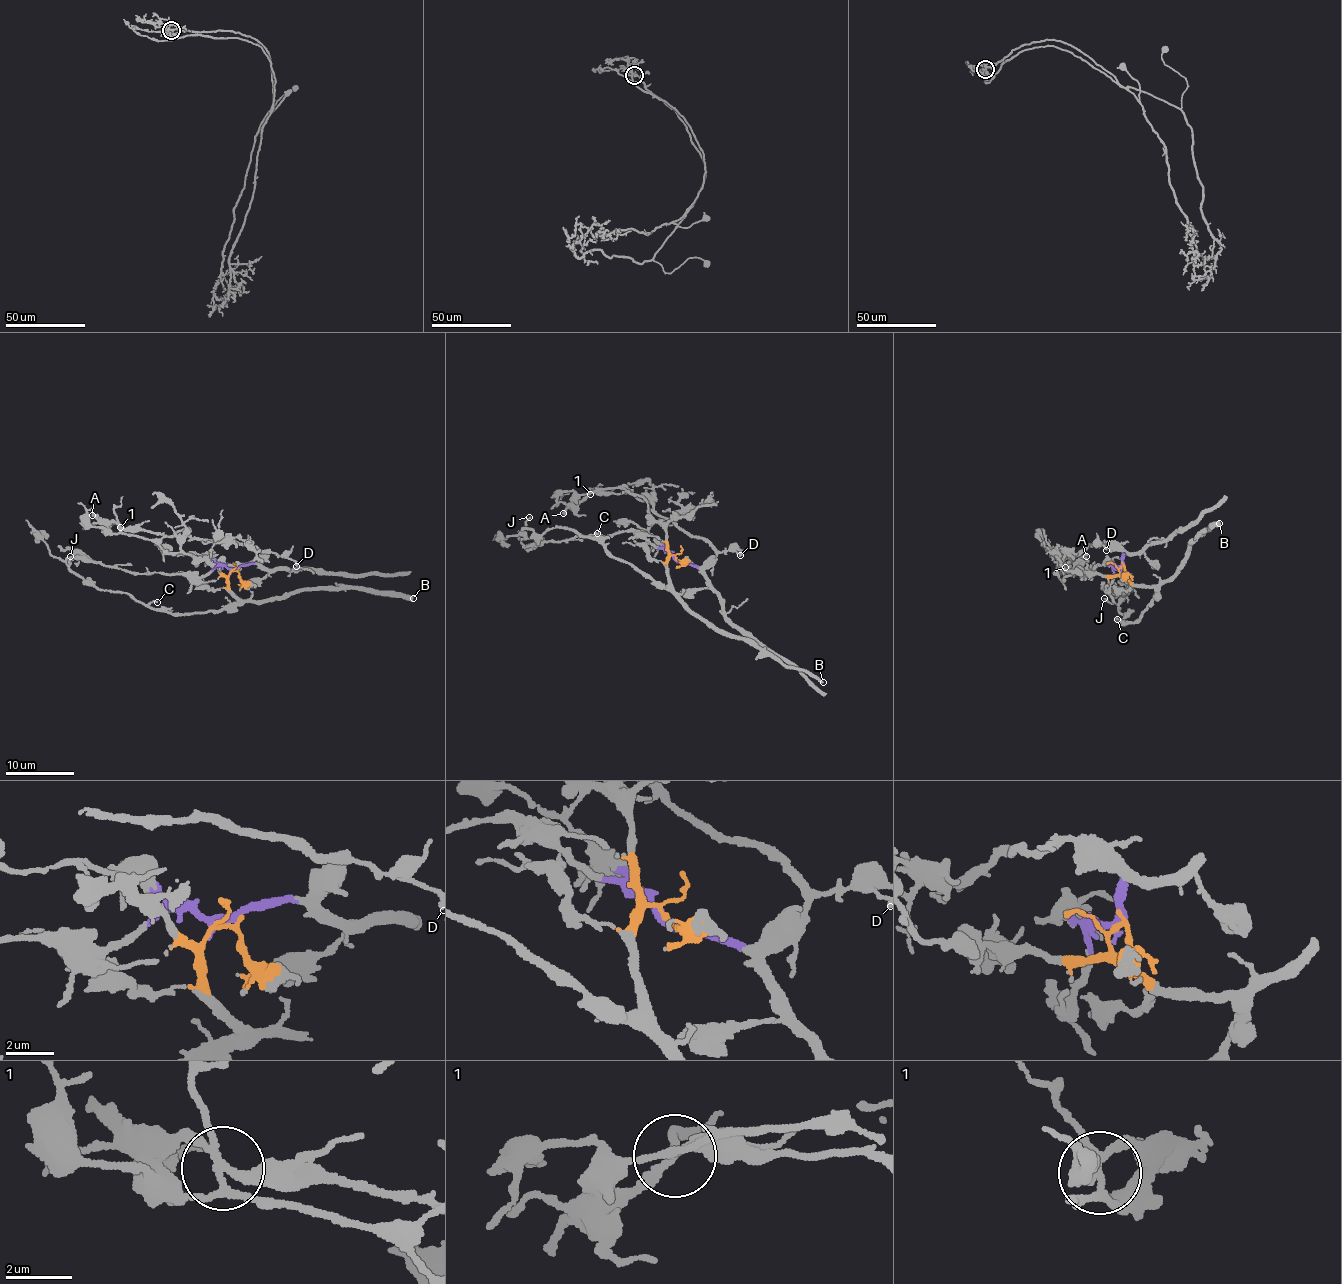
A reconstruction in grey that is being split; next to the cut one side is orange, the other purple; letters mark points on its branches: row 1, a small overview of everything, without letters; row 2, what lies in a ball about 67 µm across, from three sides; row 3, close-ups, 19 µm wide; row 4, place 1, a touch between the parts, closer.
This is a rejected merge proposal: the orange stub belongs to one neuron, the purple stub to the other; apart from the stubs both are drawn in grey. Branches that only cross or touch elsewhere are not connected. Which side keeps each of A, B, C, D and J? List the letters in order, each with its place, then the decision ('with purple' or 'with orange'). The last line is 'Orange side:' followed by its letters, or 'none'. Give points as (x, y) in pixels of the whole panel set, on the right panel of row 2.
A: place (1086, 556); with purple
B: place (1219, 523); with orange
C: place (1117, 619); with orange
D: place (1106, 550); with purple
J: place (1104, 598); with orange
Orange side: B, C, J

